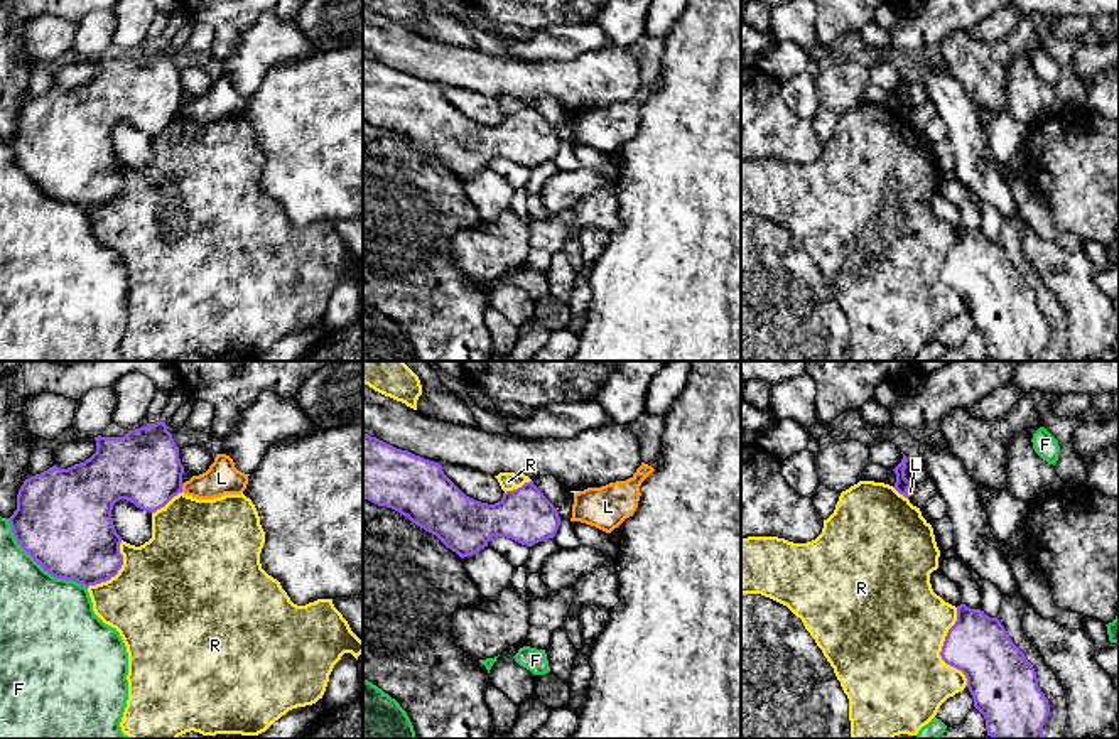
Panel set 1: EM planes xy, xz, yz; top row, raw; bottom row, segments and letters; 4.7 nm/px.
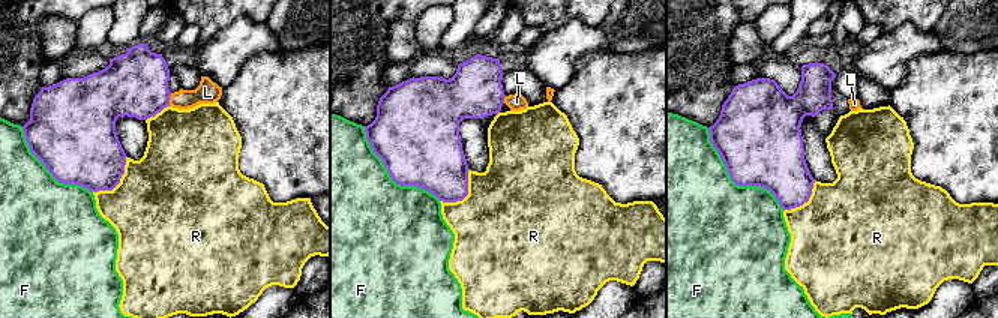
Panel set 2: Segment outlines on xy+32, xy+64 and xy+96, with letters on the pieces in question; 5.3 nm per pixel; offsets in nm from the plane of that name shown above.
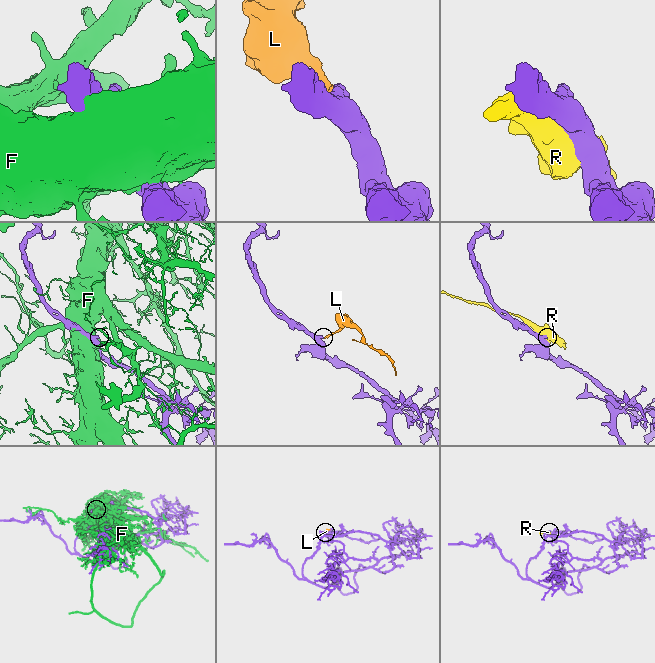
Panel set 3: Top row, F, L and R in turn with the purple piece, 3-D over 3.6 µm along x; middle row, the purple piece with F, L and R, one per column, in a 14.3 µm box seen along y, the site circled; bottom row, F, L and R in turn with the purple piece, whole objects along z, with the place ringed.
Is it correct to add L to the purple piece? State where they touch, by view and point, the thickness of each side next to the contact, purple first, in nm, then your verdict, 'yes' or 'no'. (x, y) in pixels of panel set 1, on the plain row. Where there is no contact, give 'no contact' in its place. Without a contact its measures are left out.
contact xy (181, 110); calibres 340 and 160 nm; no

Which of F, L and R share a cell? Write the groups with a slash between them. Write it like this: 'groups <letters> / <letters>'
groups F / L / R

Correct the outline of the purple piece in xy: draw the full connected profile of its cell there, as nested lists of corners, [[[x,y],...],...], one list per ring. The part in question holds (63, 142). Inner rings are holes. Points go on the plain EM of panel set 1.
[[[165,44],[147,46],[123,59],[95,59],[96,74],[68,91],[57,88],[30,98],[17,116],[17,132],[8,142],[14,159],[46,194],[84,209],[110,202],[123,187],[122,159],[111,132],[120,121],[155,135],[182,115],[184,88]]]

